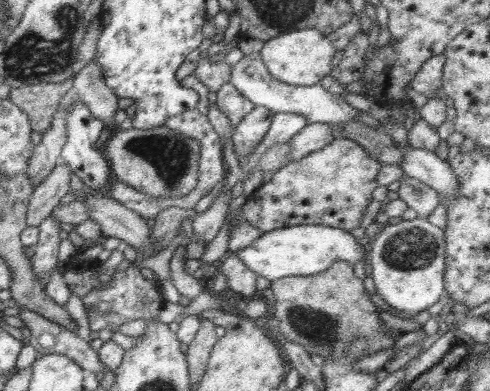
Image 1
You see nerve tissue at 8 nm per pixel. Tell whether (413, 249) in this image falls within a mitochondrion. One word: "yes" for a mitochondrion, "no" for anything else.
yes

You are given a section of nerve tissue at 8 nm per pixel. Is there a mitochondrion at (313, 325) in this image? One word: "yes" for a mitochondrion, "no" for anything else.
yes

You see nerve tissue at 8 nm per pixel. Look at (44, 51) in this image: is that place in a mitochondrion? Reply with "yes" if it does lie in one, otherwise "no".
yes

